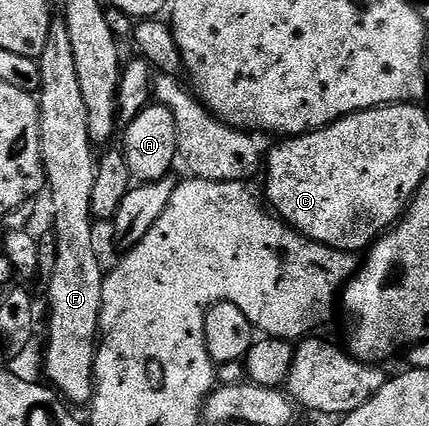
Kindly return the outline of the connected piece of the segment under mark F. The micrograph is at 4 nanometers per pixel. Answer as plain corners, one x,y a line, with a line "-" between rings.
52,20
49,39
45,43
45,51
41,51
37,59
37,68
43,176
56,215
53,230
55,270
46,282
51,318
47,321
47,354
43,357
43,369
47,372
46,380
64,402
87,407
95,396
95,354
101,333
99,320
103,310
105,268
99,262
99,253
95,250
95,229
91,226
97,153
89,135
89,115
85,111
85,99
81,99
77,62
73,59
66,21

